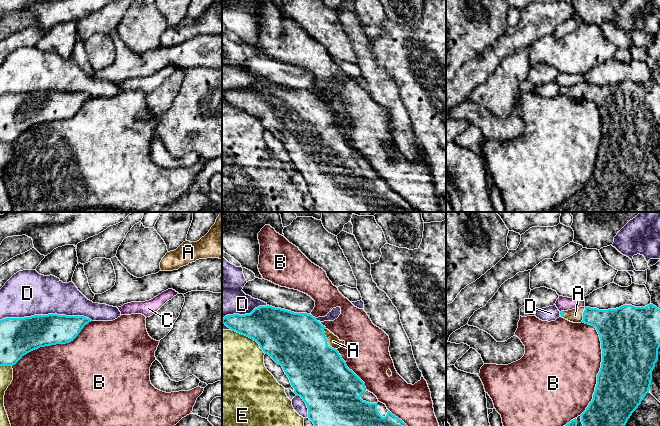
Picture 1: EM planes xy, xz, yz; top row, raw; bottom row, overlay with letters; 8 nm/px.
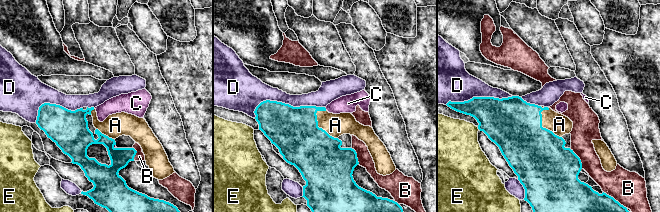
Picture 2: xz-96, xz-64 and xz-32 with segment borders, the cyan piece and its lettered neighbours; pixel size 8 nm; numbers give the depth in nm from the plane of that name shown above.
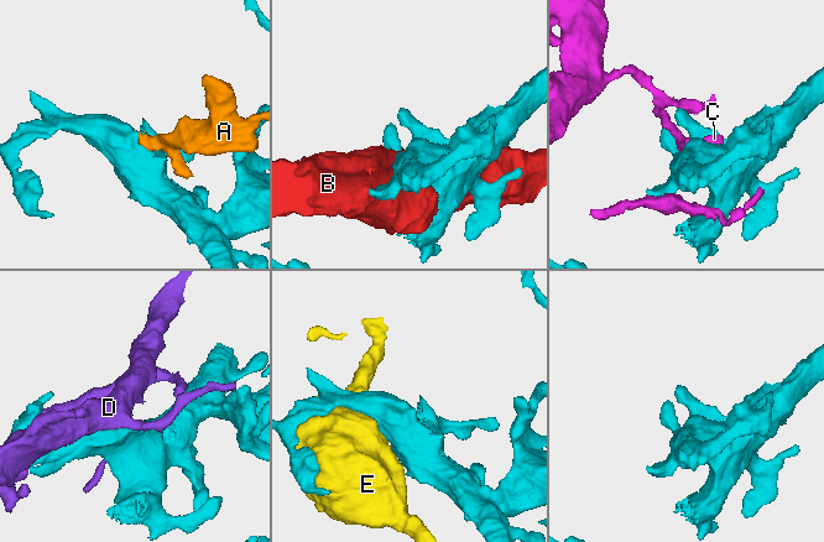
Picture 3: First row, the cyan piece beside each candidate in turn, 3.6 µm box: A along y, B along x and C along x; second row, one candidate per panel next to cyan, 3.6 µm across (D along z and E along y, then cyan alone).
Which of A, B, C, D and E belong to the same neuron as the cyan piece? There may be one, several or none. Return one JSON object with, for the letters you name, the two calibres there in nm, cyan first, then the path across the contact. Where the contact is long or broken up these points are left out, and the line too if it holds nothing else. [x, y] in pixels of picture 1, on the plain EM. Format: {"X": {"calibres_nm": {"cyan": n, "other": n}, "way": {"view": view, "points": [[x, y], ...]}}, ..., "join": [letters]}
{"A": {"calibres_nm": {"cyan": 460, "other": 100}}, "join": ["A"]}

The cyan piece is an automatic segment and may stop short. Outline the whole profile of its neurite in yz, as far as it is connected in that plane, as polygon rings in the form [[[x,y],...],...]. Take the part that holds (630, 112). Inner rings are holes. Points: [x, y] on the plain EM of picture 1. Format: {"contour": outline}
{"contour": [[[653,80],[645,83],[623,81],[619,84],[608,86],[579,83],[561,87],[560,91],[570,98],[583,98],[596,104],[601,117],[602,138],[597,151],[593,175],[586,186],[565,202],[544,212],[621,212],[628,195],[649,168],[652,147],[658,136],[658,125],[660,123],[660,85]]]}

